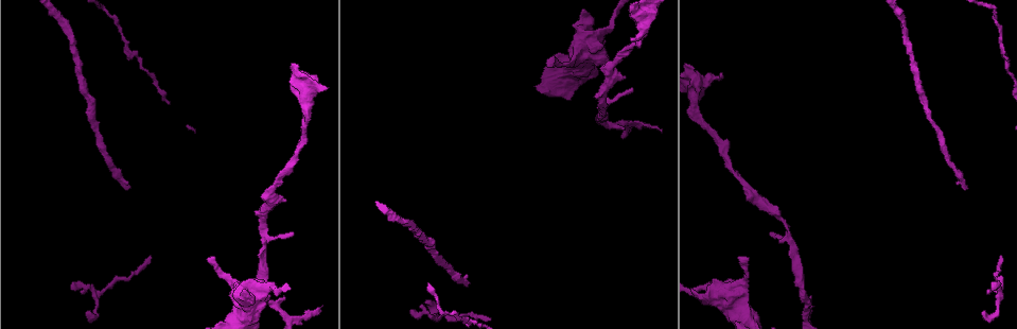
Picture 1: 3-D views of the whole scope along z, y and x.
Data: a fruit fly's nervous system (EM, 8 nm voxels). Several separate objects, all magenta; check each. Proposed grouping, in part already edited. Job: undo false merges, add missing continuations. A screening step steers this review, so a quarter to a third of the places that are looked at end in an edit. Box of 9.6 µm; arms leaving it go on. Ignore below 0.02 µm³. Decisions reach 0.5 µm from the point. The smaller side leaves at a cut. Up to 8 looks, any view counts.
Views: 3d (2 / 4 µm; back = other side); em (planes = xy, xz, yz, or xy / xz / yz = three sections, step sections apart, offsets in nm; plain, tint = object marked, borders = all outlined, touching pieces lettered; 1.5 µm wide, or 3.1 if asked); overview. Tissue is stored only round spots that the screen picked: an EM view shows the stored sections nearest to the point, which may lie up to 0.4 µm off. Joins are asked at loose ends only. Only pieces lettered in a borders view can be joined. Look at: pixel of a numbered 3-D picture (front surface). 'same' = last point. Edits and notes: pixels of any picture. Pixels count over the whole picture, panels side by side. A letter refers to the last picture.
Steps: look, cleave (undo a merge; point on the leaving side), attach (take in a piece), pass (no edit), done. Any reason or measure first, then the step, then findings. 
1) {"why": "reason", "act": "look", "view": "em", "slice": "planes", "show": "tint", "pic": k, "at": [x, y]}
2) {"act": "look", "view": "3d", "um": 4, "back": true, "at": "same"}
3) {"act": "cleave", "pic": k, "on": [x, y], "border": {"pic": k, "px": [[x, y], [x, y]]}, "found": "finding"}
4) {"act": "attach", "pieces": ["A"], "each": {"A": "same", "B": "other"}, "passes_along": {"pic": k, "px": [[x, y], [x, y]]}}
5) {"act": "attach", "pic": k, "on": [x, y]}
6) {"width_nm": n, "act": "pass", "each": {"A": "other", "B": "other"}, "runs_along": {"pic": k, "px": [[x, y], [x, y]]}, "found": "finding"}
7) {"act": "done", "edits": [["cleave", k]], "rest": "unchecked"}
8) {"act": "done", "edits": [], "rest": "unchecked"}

{"why": "tapers out", "act": "look", "view": "em", "slice": "xy", "step": 8, "show": "borders", "pic": 1, "at": [74, 286]}

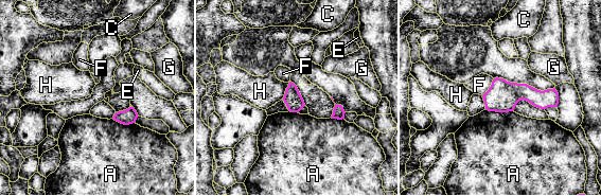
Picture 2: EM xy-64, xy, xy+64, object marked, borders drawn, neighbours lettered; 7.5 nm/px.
{"width_nm": 140, "longest_contact_nm": ["A", 200], "act": "pass", "each": {"A": "other", "C": "other", "E": "other", "F": "other", "G": "other", "H": "other"}, "found": "no lettered piece goes on from it"}

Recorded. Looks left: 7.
{"why": "tapers out", "act": "look", "view": "3d", "um": 2, "back": true, "pic": 1, "at": [552, 64]}

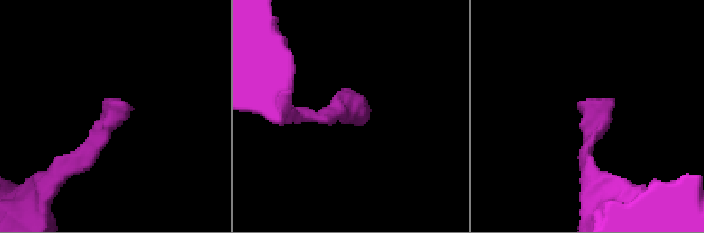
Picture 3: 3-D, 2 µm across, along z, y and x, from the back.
{"act": "look", "view": "em", "slice": "yz", "step": 8, "show": "borders", "pic": 3, "at": [112, 101]}

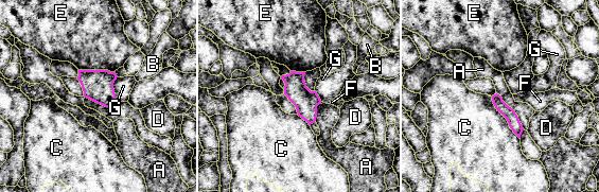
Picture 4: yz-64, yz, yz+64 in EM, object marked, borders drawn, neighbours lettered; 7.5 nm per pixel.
{"longest_contact_nm": ["C", 380], "act": "pass", "each": {"A": "other", "B": "other", "C": "other", "D": "other", "E": "other", "F": "other", "G": "other"}, "runs_along": {"pic": 4, "px": [[494, 98], [510, 115], [517, 132]]}, "found": "no lettered piece goes on from it"}

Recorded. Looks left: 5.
{"why": "free end", "act": "look", "view": "3d", "um": 4, "pic": 1, "at": [720, 74]}

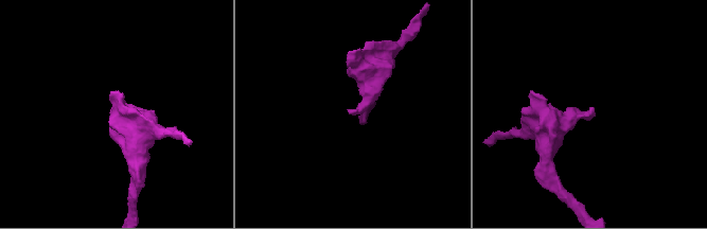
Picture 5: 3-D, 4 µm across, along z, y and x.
{"why": "now the EM", "act": "look", "view": "em", "slice": "planes", "show": "borders", "pic": 5, "at": [110, 111]}

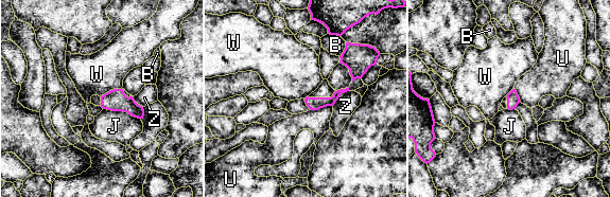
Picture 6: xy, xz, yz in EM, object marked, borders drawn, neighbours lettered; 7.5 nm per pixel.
{"act": "pass", "each": {"B": "other", "J": "other", "U": "other", "W": "other", "Z": "other"}, "found": "none of them fits"}

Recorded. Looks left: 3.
{"act": "done", "edits": [], "rest": "unchecked"}

